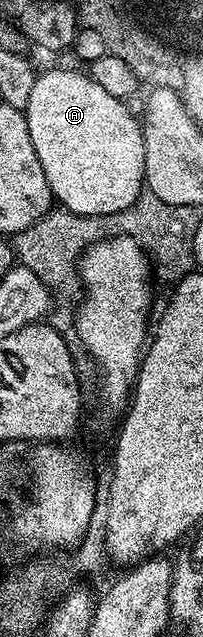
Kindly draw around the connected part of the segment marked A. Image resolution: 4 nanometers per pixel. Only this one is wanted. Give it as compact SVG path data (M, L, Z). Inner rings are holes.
M51 69L48 73L40 72L33 83L33 91L29 94L29 101L25 110L29 139L33 141L33 151L37 151L37 159L41 159L41 167L45 171L45 179L51 188L52 198L62 208L77 215L109 215L122 209L127 209L139 197L145 189L145 139L143 138L143 126L140 118L135 117L126 109L124 102L118 97L109 95L101 83L97 83L86 72L74 73L71 69Z

